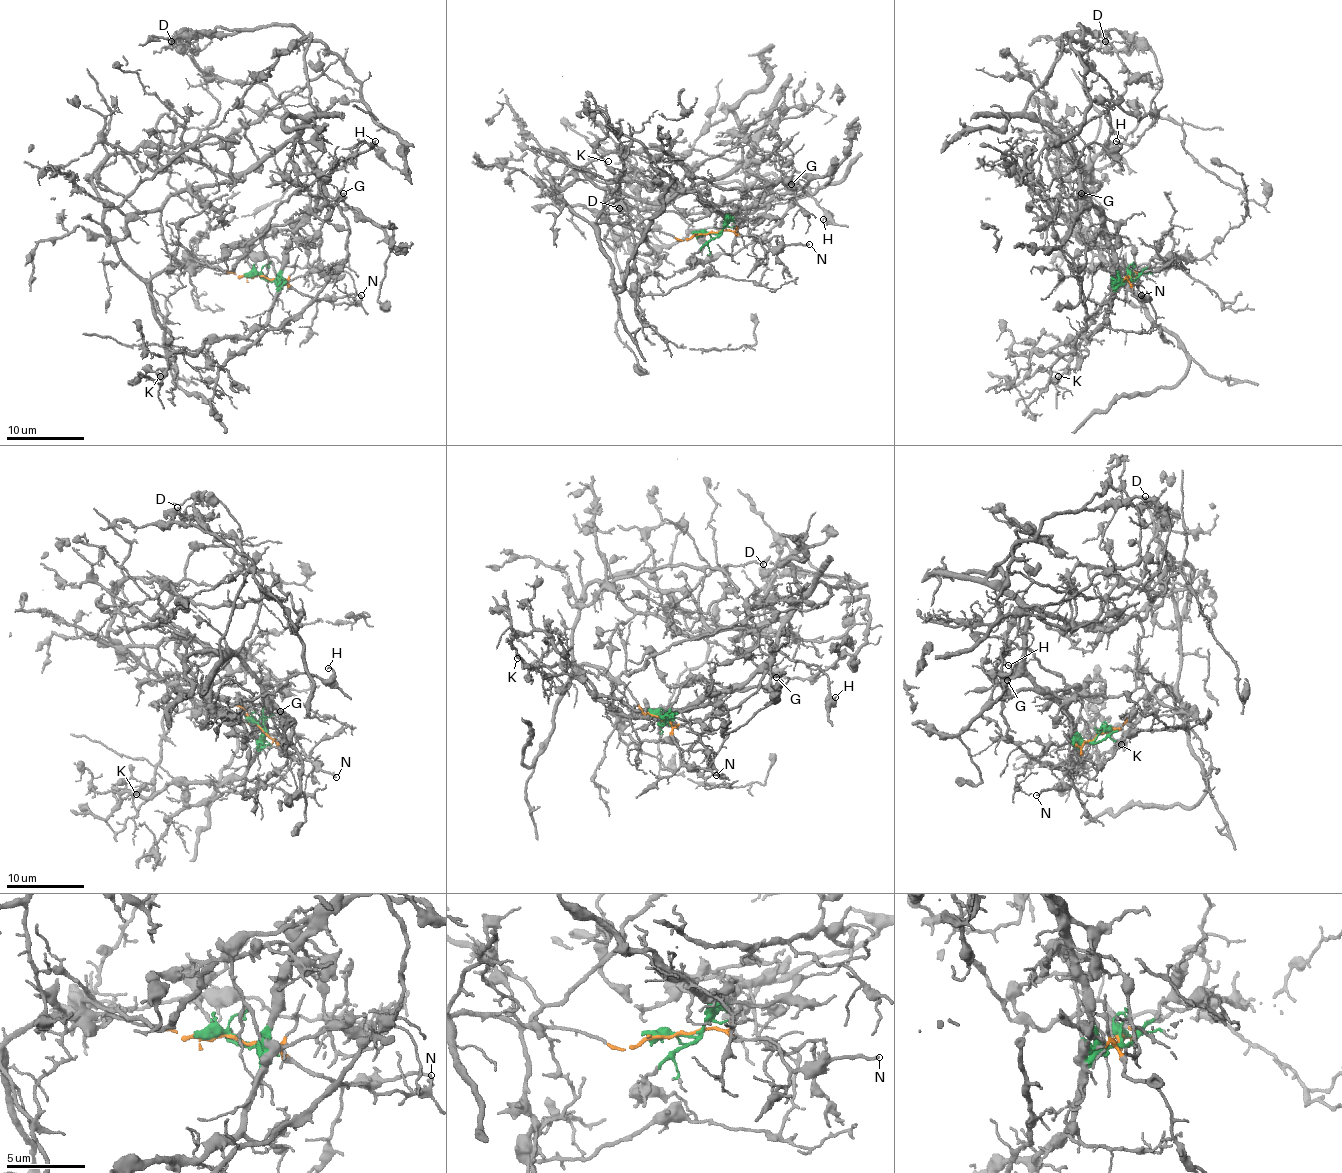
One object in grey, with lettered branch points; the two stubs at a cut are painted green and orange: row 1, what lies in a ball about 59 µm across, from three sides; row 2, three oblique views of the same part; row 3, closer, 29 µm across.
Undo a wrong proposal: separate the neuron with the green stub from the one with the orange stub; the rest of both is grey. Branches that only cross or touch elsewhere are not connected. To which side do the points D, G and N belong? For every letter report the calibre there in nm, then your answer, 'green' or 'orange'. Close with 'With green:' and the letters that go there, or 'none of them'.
D: 160 nm | green
G: 140 nm | green
N: 200 nm | orange
With green: D, G

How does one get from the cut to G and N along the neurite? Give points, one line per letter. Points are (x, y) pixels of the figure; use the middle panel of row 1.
G: (706, 232), (718, 232), (738, 211), (749, 209), (782, 179), (790, 179), (790, 183)
N: (706, 234), (734, 230), (742, 236), (755, 236), (767, 250), (810, 244)

